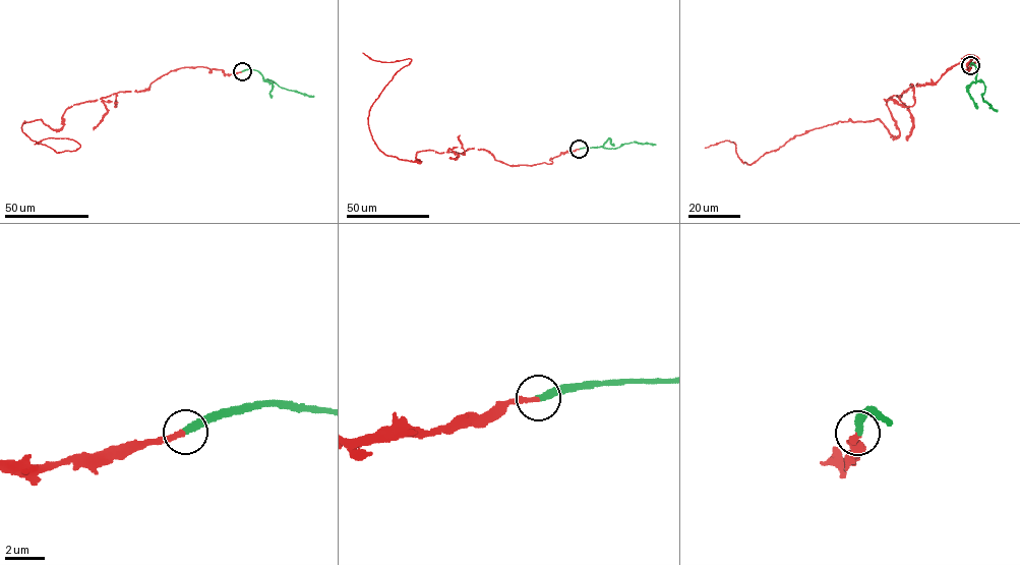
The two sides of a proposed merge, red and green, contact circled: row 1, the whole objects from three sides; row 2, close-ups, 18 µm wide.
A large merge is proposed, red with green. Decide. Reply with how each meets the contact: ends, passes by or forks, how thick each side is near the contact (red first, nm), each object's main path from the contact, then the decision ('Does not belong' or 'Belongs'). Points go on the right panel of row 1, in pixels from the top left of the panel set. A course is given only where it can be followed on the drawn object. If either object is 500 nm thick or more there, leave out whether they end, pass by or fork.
At the ring red ends. At the ring green ends. Thickness 240 nm (red) against 340 nm. Course of red: (970, 65), (887, 99), (895, 137), (876, 119), (795, 134), (751, 165), (734, 143), (705, 148). Course of green: (970, 65), (972, 63), (975, 65), (976, 78), (984, 83), (983, 100), (997, 111). Belongs

